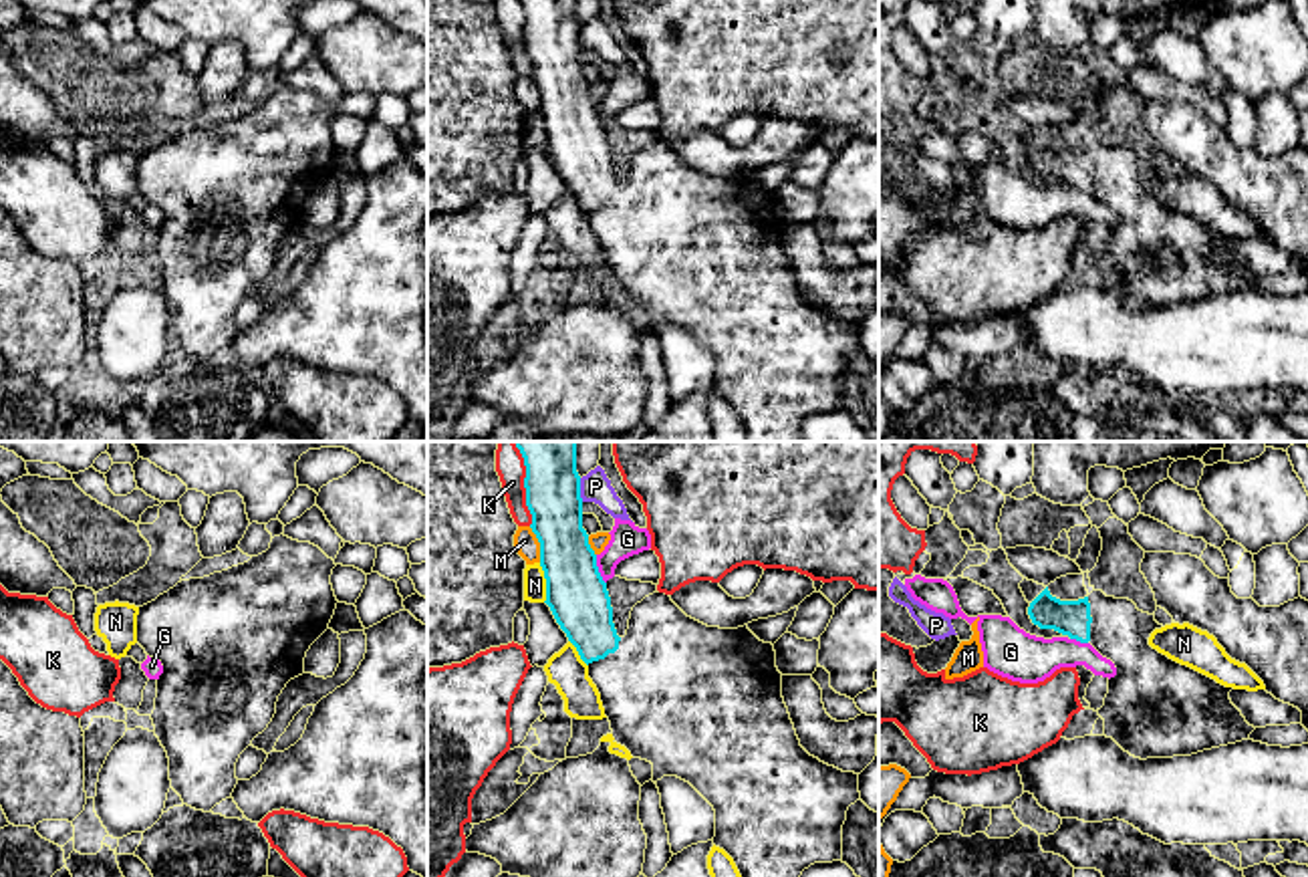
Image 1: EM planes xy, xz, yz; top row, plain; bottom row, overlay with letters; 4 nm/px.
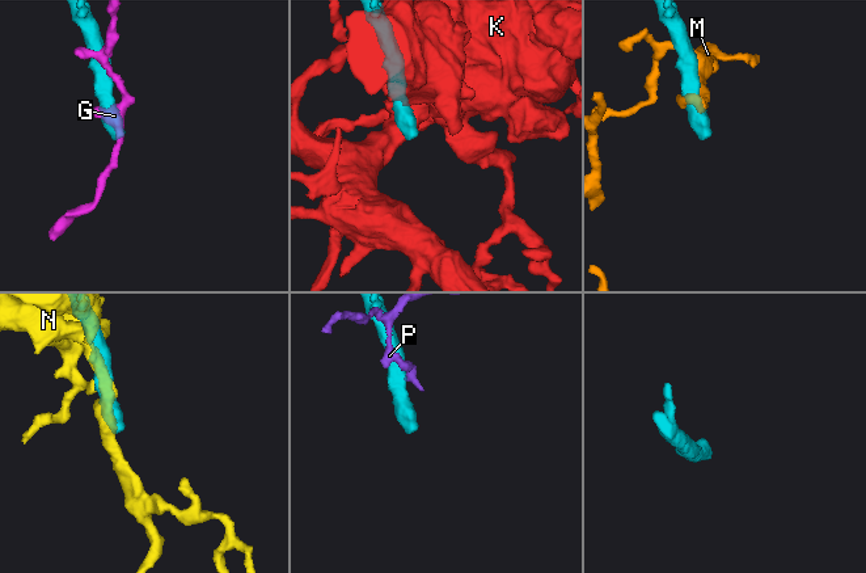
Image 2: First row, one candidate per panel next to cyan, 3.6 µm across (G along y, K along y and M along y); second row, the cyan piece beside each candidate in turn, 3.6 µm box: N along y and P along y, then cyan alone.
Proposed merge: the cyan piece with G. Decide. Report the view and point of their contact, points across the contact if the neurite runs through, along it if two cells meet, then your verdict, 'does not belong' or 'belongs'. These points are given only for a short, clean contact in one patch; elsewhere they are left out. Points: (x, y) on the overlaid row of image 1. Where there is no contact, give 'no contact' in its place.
xz (597, 569) | does not belong

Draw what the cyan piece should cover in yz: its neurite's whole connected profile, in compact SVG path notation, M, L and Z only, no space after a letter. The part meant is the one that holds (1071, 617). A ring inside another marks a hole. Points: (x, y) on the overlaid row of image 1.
M1046 587L1030 603L1028 615L1040 629L1054 629L1080 643L1090 643L1115 663L1117 675L1108 679L1104 706L1096 712L1104 720L1104 736L1131 756L1141 760L1191 756L1248 740L1256 730L1231 704L1233 687L1225 687L1149 645L1151 633L1163 625L1155 621L1155 615L1139 611L1133 601L1106 597L1102 591L1092 591L1078 601L1060 601Z

